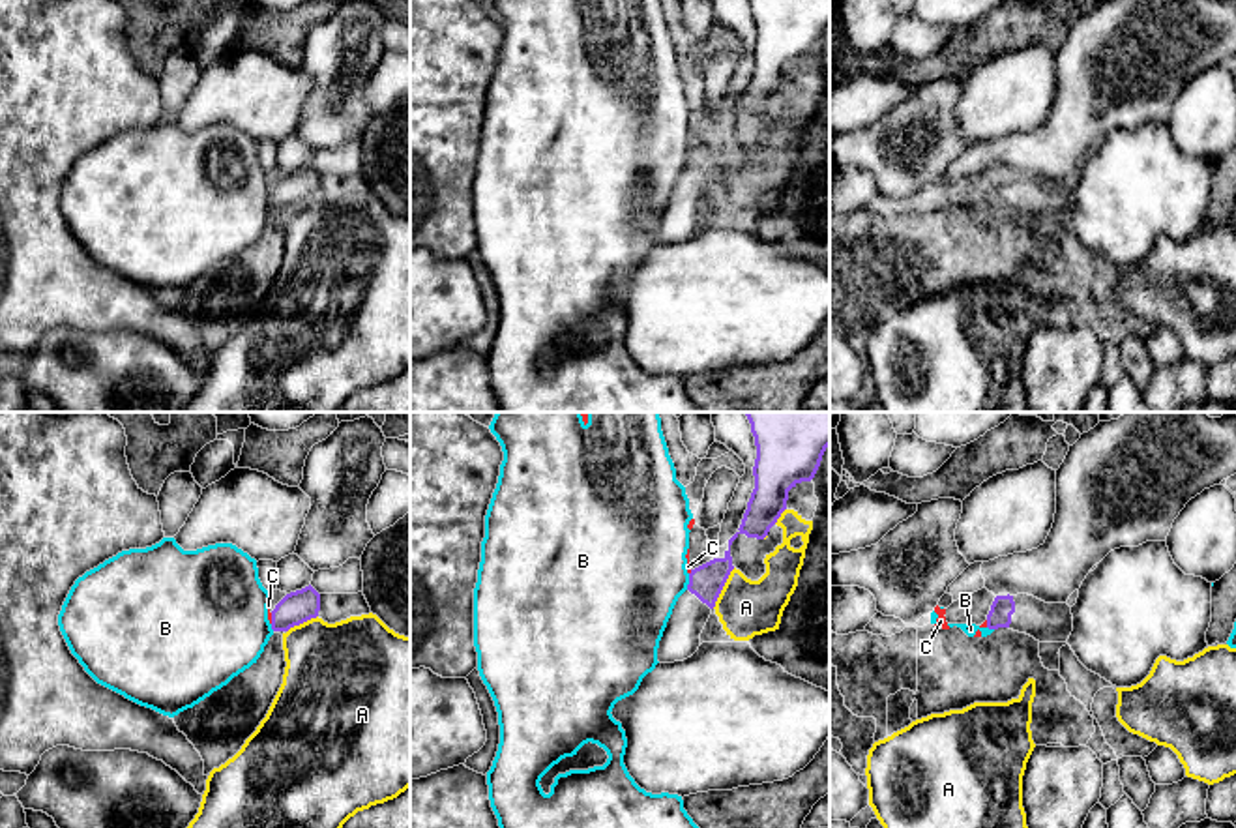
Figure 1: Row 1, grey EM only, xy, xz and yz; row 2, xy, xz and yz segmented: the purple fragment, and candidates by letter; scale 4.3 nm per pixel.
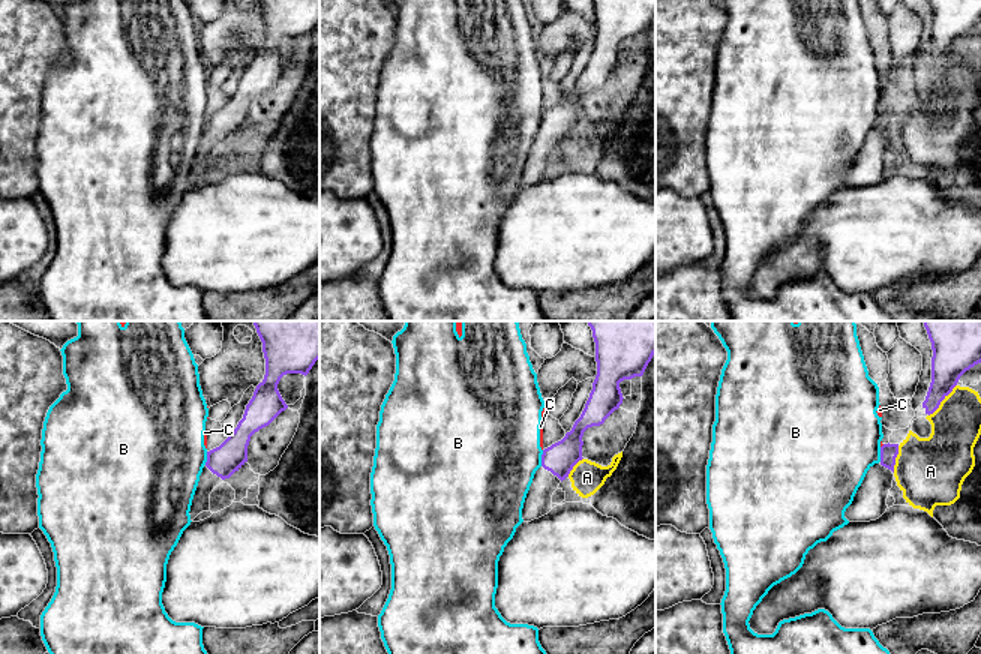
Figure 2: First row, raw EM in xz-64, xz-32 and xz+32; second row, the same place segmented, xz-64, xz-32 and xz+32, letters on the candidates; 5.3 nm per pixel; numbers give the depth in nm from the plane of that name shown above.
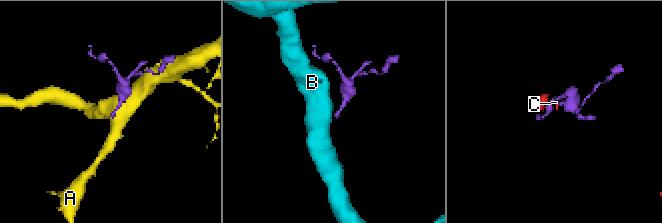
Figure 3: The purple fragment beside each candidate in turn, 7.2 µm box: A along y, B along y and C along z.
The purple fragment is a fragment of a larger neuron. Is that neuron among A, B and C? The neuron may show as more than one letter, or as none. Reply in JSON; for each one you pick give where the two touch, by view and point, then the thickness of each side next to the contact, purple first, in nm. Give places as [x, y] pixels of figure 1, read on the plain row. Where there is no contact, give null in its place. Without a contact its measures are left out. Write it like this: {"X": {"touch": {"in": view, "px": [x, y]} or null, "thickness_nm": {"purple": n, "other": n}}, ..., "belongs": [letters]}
{"belongs": []}

